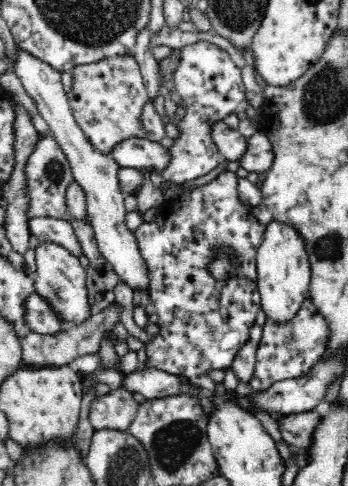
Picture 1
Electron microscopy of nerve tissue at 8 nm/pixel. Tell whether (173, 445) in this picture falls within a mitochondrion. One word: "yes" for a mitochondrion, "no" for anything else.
yes

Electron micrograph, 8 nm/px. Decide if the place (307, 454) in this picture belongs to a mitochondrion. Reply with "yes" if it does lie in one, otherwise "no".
no

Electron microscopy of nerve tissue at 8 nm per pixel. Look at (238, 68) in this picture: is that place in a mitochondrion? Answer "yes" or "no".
no

